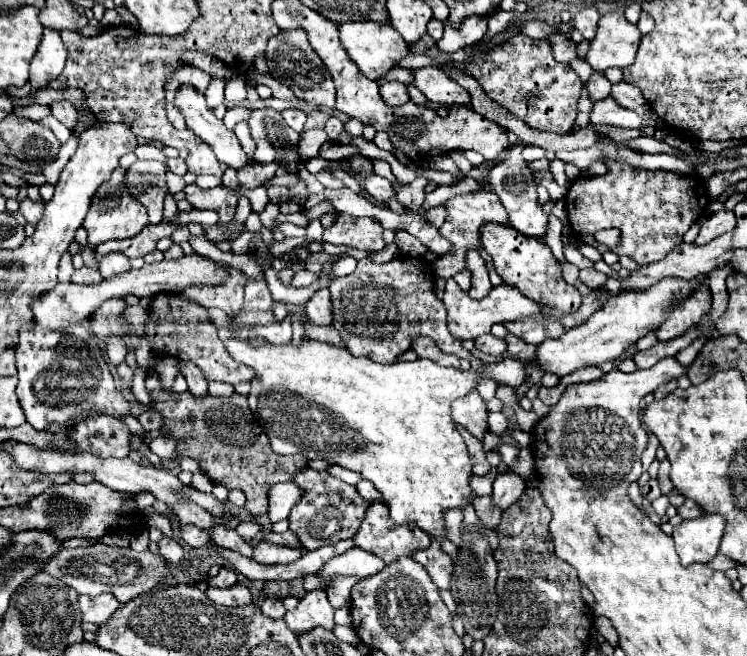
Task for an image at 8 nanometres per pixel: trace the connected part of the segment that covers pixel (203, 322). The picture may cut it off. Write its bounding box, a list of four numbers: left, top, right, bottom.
[143,293,253,383]

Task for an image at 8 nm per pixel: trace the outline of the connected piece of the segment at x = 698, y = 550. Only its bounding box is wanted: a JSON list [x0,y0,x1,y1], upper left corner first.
[673,515,725,565]

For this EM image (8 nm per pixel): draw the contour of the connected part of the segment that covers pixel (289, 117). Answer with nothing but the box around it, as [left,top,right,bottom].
[283,109,307,131]

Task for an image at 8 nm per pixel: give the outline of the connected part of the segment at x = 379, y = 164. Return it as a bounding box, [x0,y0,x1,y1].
[373,159,399,183]

